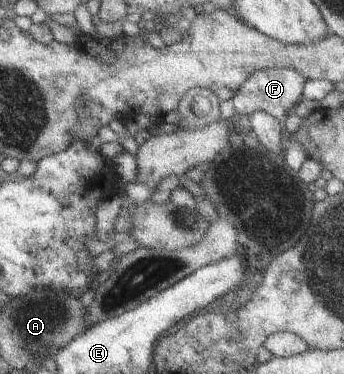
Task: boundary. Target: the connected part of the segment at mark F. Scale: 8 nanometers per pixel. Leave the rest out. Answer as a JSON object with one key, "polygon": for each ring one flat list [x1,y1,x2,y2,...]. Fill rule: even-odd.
{"polygon":[[283,67,259,69,252,72,230,98,235,117,245,119,254,112,262,112,282,122,300,101,301,89,305,81,306,79,302,76]]}

